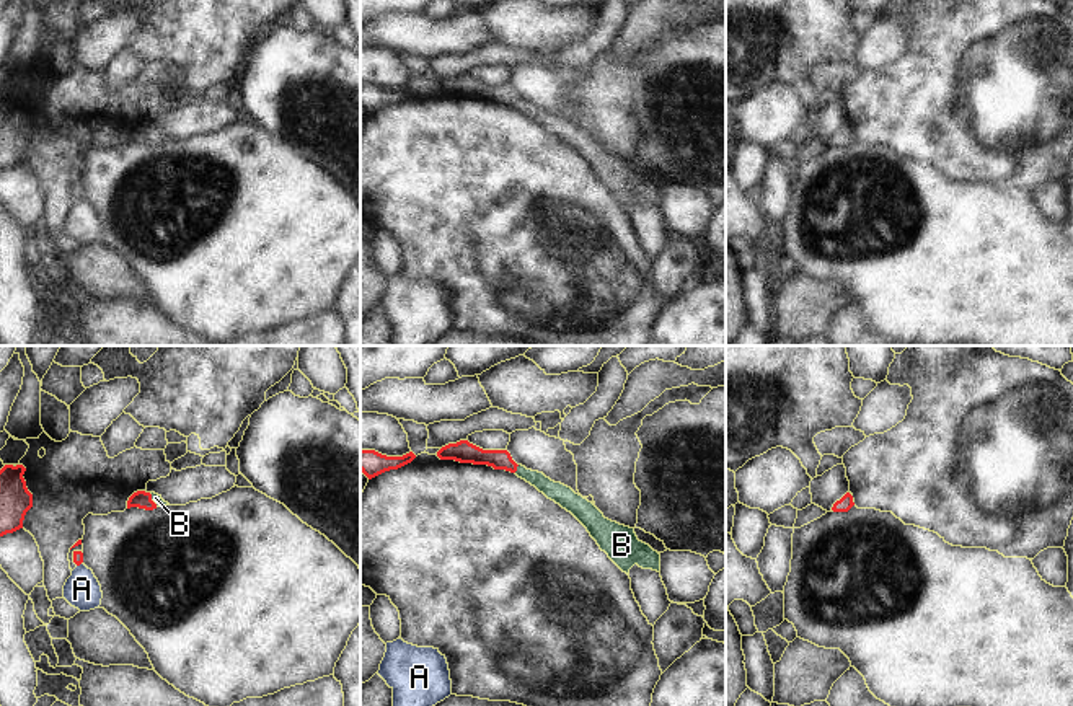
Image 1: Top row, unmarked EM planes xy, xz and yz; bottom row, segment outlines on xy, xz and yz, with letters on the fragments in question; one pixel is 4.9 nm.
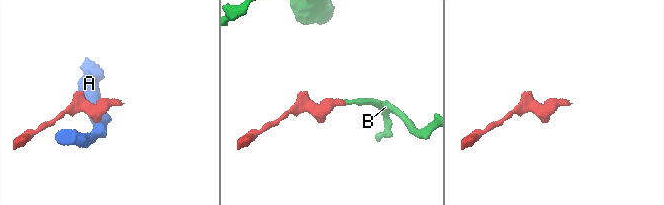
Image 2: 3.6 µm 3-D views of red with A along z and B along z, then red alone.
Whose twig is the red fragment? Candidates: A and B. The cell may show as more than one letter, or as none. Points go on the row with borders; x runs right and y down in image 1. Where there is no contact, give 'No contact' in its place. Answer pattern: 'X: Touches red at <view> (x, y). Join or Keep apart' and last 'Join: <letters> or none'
A: Touches red at xy (79, 564). Keep apart
B: Touches red at xz (516, 468). Join
Join: B.

